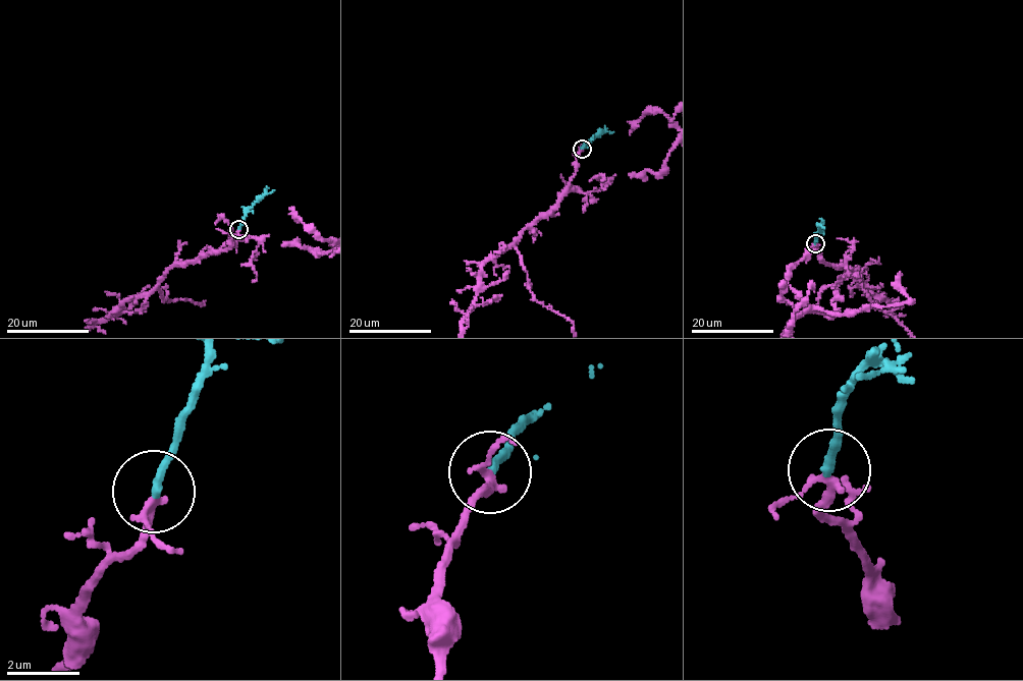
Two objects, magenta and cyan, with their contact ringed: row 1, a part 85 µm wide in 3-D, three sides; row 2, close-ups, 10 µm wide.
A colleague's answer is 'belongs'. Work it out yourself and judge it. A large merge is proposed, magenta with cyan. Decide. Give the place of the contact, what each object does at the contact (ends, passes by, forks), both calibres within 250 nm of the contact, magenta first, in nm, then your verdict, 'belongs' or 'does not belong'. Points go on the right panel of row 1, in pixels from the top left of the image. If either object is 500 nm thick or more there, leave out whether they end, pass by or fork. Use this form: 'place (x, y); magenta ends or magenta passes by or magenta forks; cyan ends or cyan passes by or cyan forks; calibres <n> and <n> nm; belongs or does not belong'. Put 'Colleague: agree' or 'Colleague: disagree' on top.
Colleague: agree
place (815, 243); magenta passes by; cyan ends; calibres 200 and 240 nm; belongs

